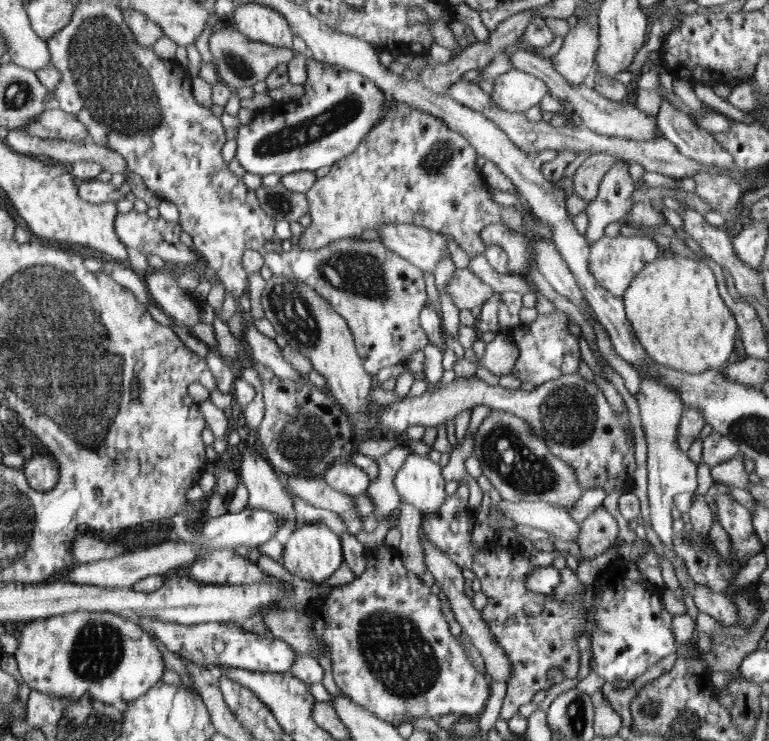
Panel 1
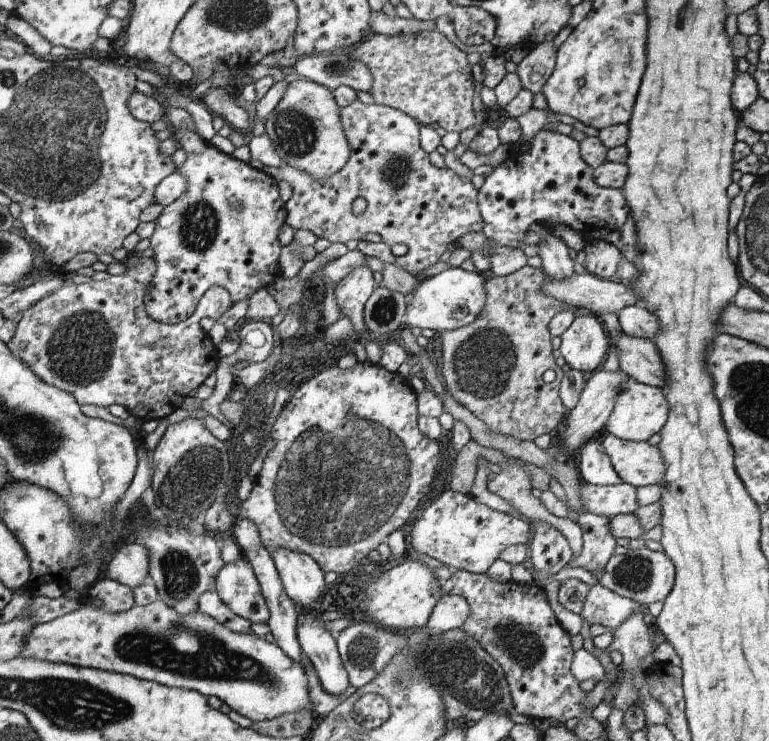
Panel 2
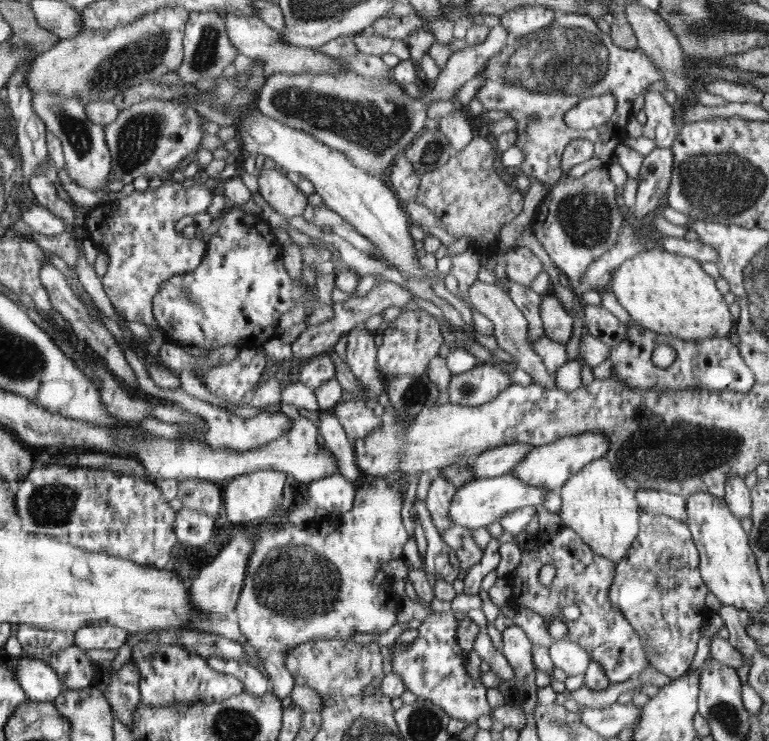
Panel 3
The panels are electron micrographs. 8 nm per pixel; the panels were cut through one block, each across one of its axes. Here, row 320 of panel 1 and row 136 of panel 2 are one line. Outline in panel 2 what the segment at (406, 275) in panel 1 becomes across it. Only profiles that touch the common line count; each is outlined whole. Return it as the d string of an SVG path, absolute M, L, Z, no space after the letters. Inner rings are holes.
M356 99L341 108L343 129L351 146L352 157L342 170L331 177L311 180L308 174L298 173L296 167L281 166L286 180L293 188L292 197L286 202L288 223L293 229L313 232L317 237L330 239L330 242L360 241L368 232L378 234L391 248L404 244L408 251L396 257L394 264L407 270L418 279L424 279L422 272L434 266L444 254L446 246L469 232L482 231L485 219L478 210L476 188L466 177L460 177L448 167L438 168L432 164L428 153L420 148L420 124L409 114L388 105L365 104ZM365 198L366 211L361 216L352 213L352 202Z

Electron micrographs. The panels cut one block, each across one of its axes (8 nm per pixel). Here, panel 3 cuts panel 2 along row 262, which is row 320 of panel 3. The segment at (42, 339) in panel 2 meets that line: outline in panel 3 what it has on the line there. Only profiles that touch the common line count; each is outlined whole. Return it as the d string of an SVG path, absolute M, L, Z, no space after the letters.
M179 183L160 184L159 187L150 187L144 192L135 190L124 198L106 204L101 203L86 214L86 237L109 258L107 272L101 278L103 289L112 303L112 308L124 319L130 322L142 322L147 327L160 330L153 315L154 295L161 290L162 284L170 277L187 276L197 270L208 250L202 238L184 238L180 232L176 232L176 222L184 216L193 217L195 214L206 212L216 192L211 185L205 183L197 183L188 188L183 188Z

